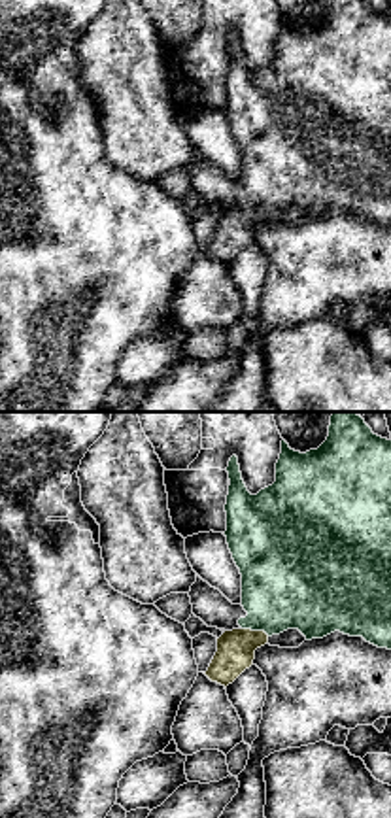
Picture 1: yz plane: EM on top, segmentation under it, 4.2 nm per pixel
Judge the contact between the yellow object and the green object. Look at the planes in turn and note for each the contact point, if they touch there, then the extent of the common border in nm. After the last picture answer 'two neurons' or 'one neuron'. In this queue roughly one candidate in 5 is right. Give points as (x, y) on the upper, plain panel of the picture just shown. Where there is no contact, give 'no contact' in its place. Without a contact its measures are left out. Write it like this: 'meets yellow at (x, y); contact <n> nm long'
meets yellow at (255, 208); contact 120 nm long

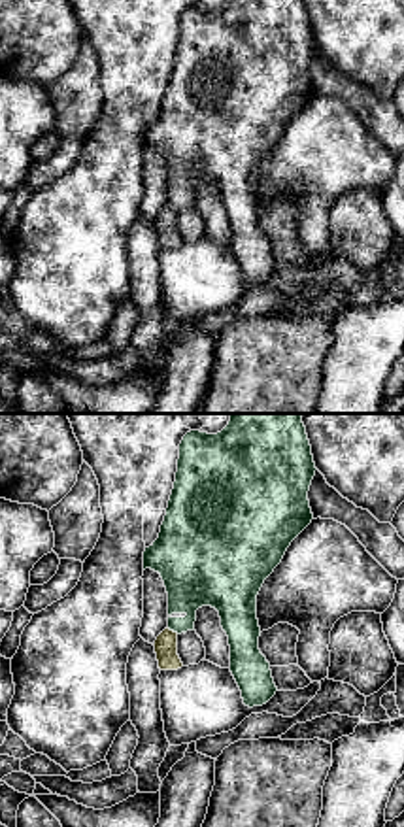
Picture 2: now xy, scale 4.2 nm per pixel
meets yellow at (172, 208); contact 60 nm long

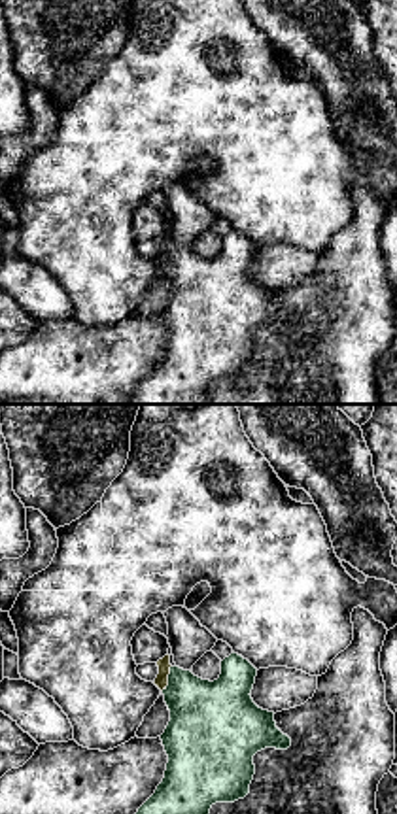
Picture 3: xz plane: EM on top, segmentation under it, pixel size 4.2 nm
meets yellow at (167, 255); contact 120 nm long

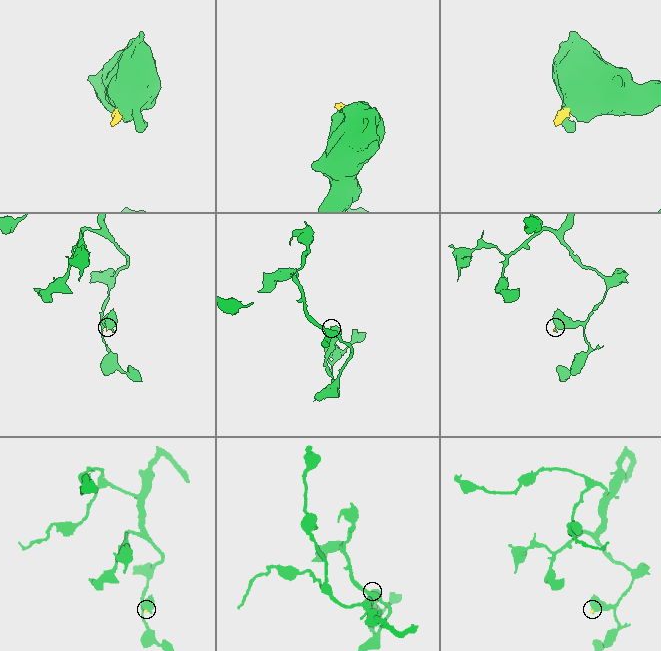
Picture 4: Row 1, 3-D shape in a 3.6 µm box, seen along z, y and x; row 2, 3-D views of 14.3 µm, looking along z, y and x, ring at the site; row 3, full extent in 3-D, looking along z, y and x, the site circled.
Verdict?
two neurons

